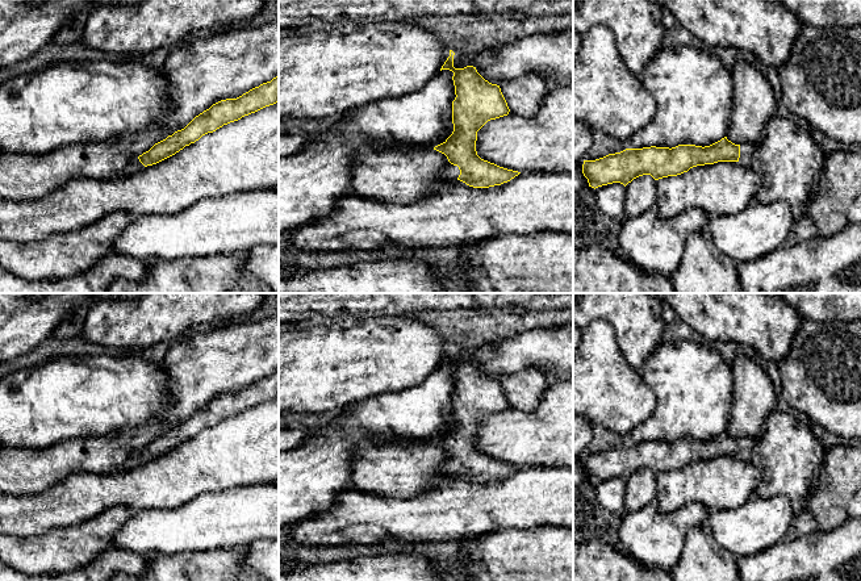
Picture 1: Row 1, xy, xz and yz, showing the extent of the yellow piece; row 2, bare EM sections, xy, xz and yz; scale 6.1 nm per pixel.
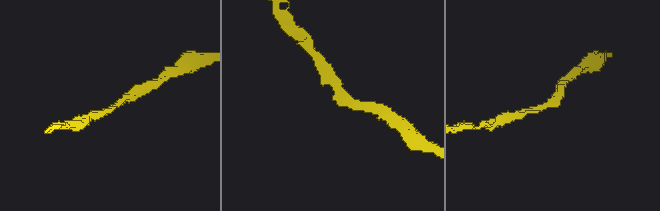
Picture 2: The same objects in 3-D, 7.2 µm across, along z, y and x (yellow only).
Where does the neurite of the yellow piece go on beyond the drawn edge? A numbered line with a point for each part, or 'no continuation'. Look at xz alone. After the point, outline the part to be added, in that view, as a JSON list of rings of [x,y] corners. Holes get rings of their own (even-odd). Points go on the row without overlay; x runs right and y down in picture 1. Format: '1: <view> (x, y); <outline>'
1: xz (450, 467); [[[450,457],[447,461],[444,461],[440,465],[439,472],[446,475],[454,475],[454,473],[457,473],[459,469],[460,469],[459,461]]]

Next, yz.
1: yz (747, 443); [[[744,438],[740,439],[740,452],[739,452],[739,457],[743,461],[752,461],[752,450],[753,450],[753,439],[751,438]]]

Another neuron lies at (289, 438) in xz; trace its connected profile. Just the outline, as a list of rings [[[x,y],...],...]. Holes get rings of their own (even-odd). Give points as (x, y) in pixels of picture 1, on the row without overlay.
[[[304,427],[279,429],[279,452],[291,451],[304,444],[312,434],[312,430]]]

